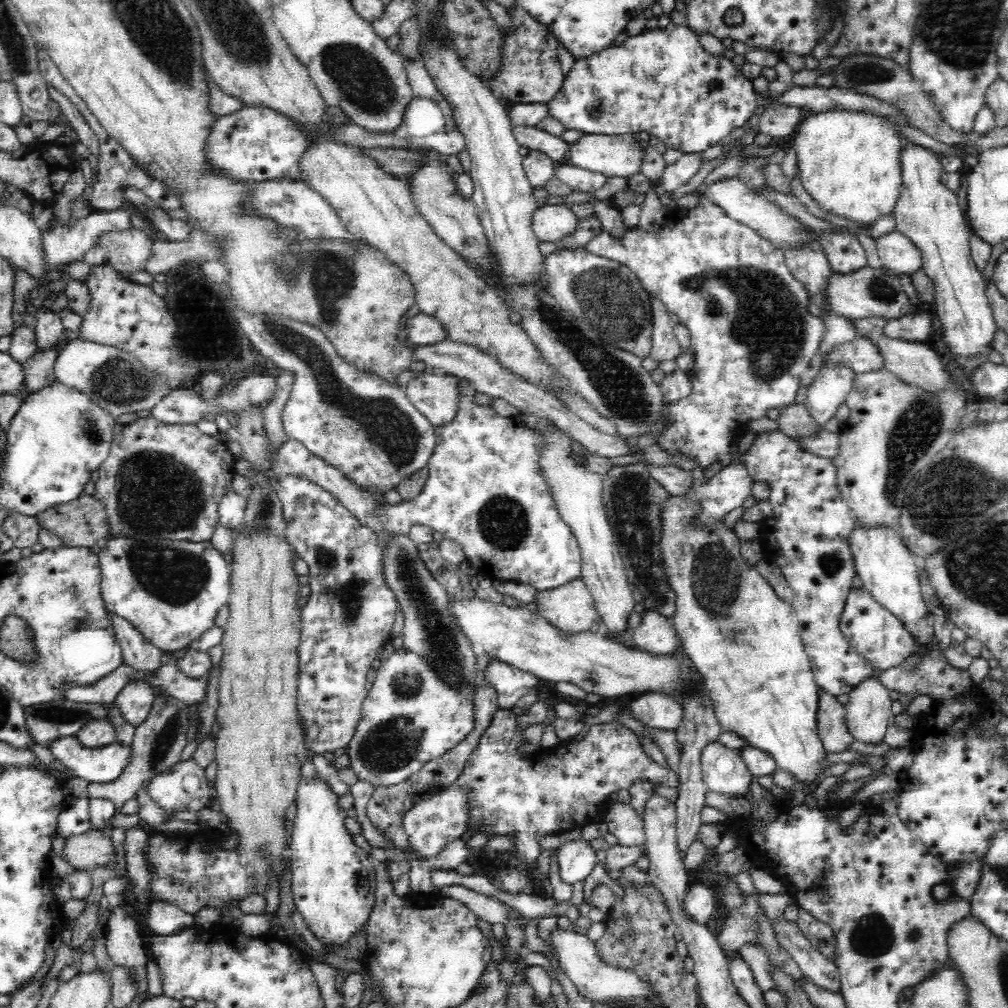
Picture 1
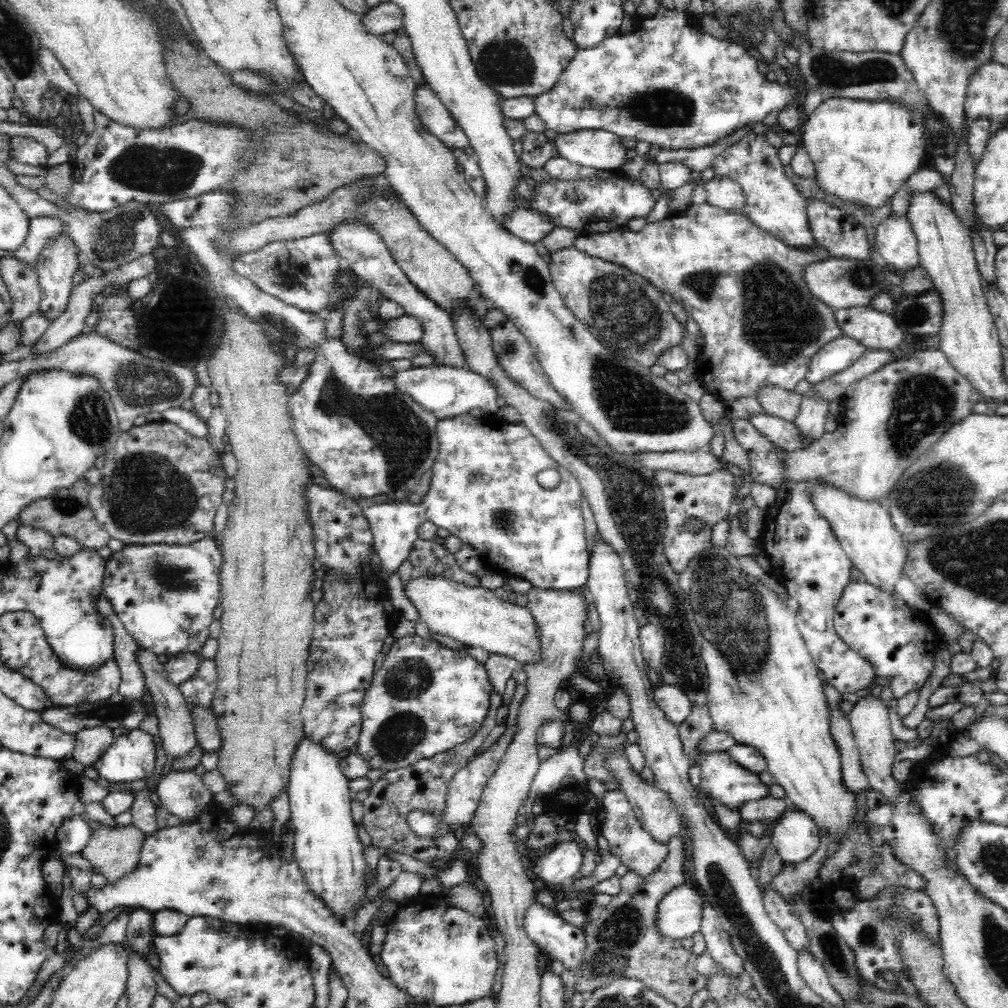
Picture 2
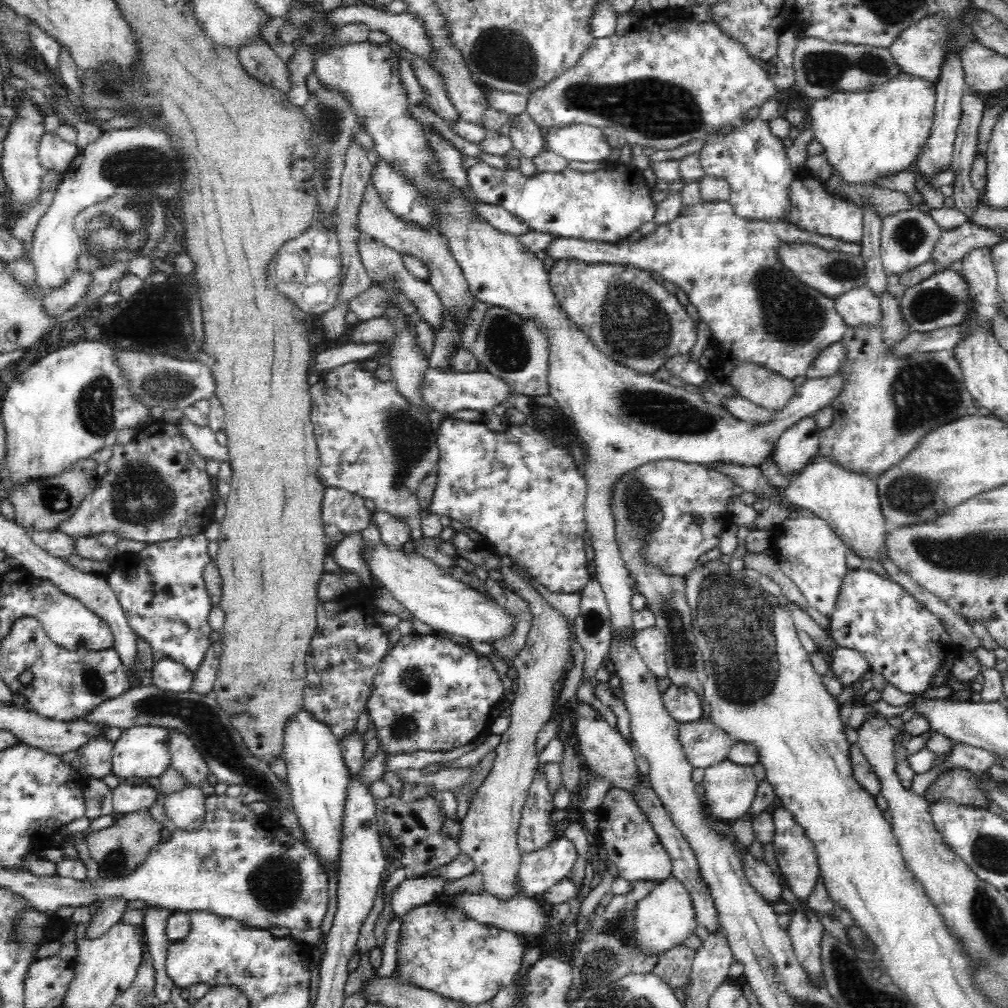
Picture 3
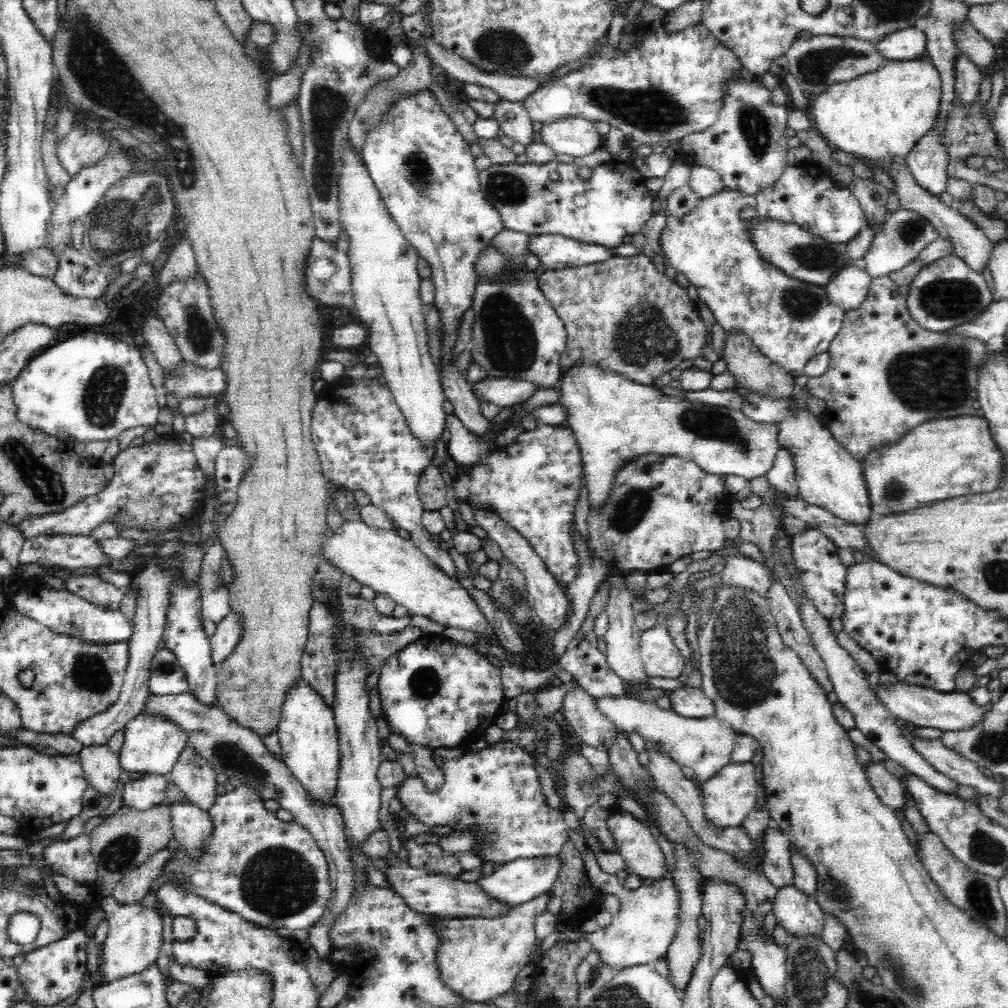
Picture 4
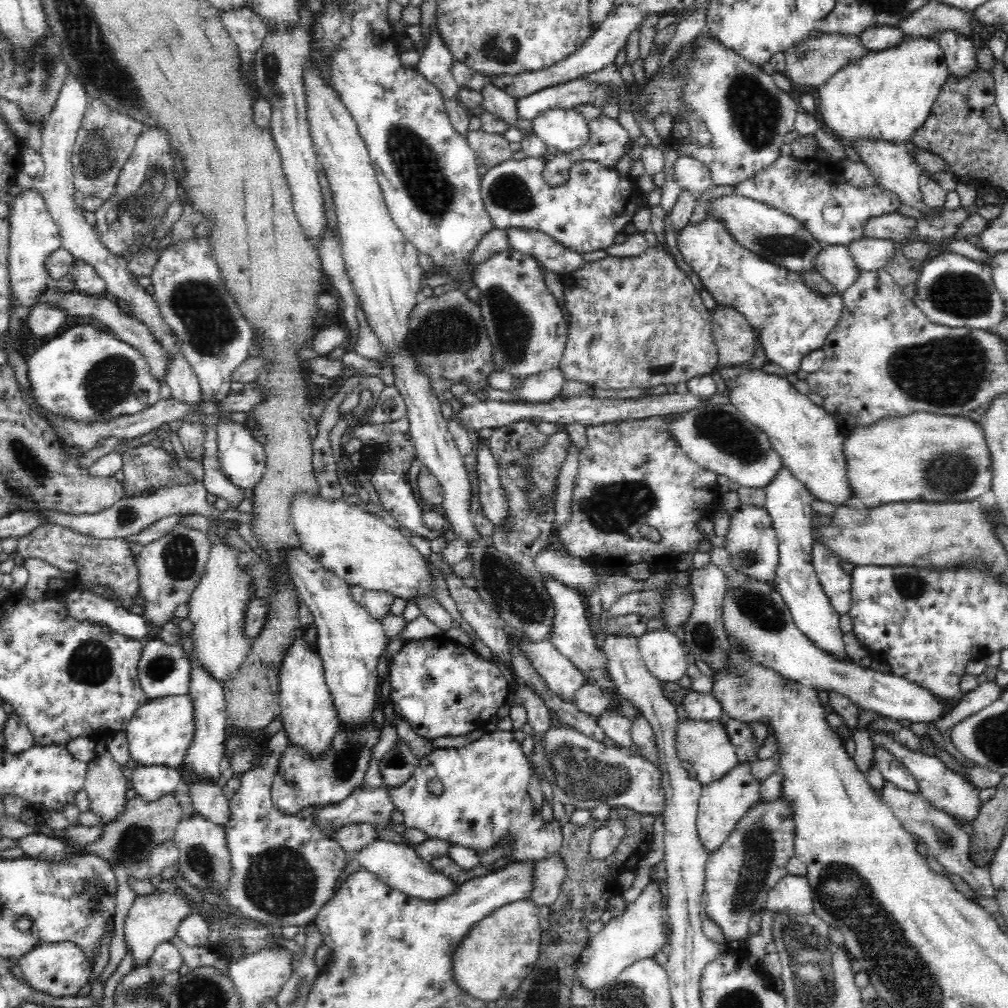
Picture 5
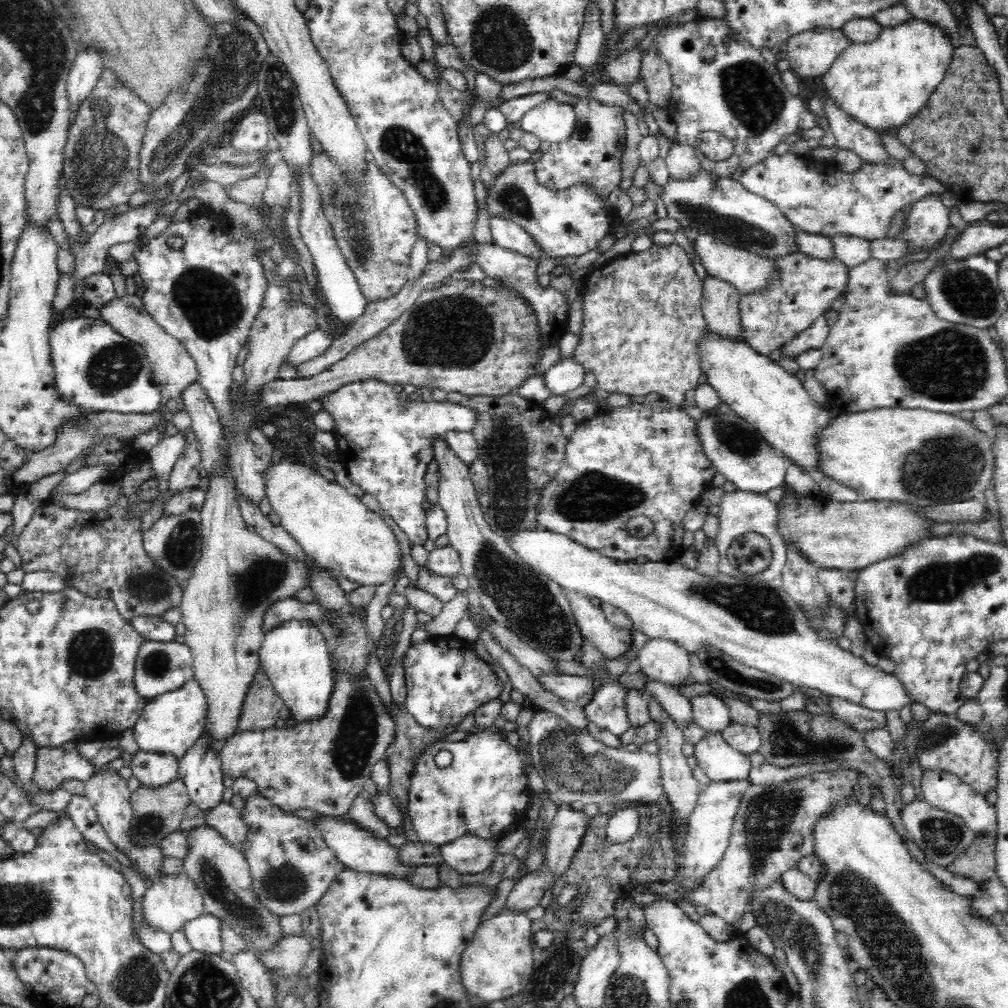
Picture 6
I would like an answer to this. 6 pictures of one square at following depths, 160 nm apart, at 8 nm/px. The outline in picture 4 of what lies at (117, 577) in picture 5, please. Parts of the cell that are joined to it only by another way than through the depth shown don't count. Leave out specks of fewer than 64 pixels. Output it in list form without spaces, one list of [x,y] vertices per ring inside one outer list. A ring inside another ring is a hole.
[[[40,535],[26,538],[18,562],[23,564],[51,564],[60,568],[99,568],[112,562],[104,557],[92,537],[80,535]]]

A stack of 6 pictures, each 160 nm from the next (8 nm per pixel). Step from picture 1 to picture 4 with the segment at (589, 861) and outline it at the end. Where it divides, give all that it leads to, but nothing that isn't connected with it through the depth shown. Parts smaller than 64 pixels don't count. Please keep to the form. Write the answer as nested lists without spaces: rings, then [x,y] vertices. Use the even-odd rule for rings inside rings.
[[[559,855],[550,857],[516,858],[512,862],[499,864],[495,872],[477,881],[483,893],[506,905],[521,905],[537,896],[550,893],[561,872]]]

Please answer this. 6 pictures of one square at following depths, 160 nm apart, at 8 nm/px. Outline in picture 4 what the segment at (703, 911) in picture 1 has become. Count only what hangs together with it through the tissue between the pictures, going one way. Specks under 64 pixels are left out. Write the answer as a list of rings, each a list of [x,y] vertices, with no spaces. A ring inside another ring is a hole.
[[[626,795],[619,797],[617,804],[621,806],[622,810],[630,812],[650,826],[650,832],[657,837],[656,840],[666,858],[668,875],[665,878],[654,881],[651,886],[642,885],[638,890],[630,892],[621,886],[614,874],[606,874],[598,867],[594,854],[587,846],[587,842],[584,837],[578,835],[576,830],[569,833],[569,840],[576,845],[582,855],[584,868],[591,886],[594,886],[604,895],[610,893],[616,895],[620,901],[619,913],[612,918],[611,924],[607,928],[586,934],[585,939],[591,944],[595,952],[599,954],[600,961],[603,964],[614,969],[625,969],[629,966],[646,963],[653,964],[657,959],[665,956],[678,928],[680,899],[678,889],[674,885],[673,870],[676,868],[676,859],[674,859],[673,855],[674,847],[671,846],[671,843],[656,827],[652,827],[656,825],[653,825],[646,812],[635,800]]]

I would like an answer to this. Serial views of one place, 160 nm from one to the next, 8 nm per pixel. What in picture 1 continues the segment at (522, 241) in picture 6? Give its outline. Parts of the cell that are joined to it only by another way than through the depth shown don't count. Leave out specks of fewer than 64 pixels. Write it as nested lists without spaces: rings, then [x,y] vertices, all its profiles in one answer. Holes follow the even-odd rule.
[[[700,196],[699,201],[692,208],[691,210],[684,210],[683,213],[678,214],[678,218],[676,221],[667,221],[663,226],[662,229],[658,231],[658,233],[650,233],[650,232],[644,232],[644,230],[641,230],[639,227],[630,228],[630,230],[627,231],[625,235],[620,236],[620,238],[615,239],[613,235],[609,233],[609,231],[602,230],[598,235],[595,235],[590,242],[587,242],[584,244],[584,246],[581,247],[575,247],[574,249],[582,248],[586,249],[586,251],[593,255],[598,255],[603,258],[608,258],[609,260],[618,262],[620,264],[625,265],[630,269],[630,271],[639,279],[641,282],[641,286],[645,289],[646,292],[654,295],[657,297],[665,306],[666,309],[670,312],[678,316],[680,318],[680,323],[686,329],[688,329],[688,332],[690,333],[691,337],[691,345],[690,347],[693,350],[694,355],[694,364],[688,372],[688,377],[690,377],[690,387],[692,387],[692,390],[690,392],[689,396],[686,396],[685,398],[682,398],[681,400],[678,400],[677,402],[672,403],[669,406],[669,413],[668,413],[668,424],[665,426],[665,428],[656,436],[656,445],[658,447],[664,449],[664,453],[668,453],[672,456],[676,455],[684,455],[684,457],[688,457],[688,459],[692,459],[694,461],[694,465],[696,465],[696,474],[701,475],[704,470],[712,466],[712,464],[719,463],[721,465],[721,468],[724,468],[725,466],[728,466],[730,463],[734,462],[734,457],[732,457],[732,451],[731,448],[734,446],[734,443],[736,443],[738,437],[740,436],[740,433],[744,430],[748,429],[749,423],[752,422],[752,420],[758,420],[760,418],[767,417],[768,411],[770,409],[781,409],[781,408],[788,408],[788,406],[794,406],[795,399],[798,392],[798,387],[801,385],[801,374],[808,368],[810,360],[812,360],[812,357],[818,353],[818,350],[820,349],[821,345],[821,339],[824,337],[825,332],[825,324],[821,320],[820,317],[812,315],[810,312],[808,312],[808,304],[809,304],[809,292],[806,291],[806,288],[803,283],[793,278],[793,275],[788,271],[787,264],[785,263],[785,253],[784,251],[781,251],[778,249],[778,247],[775,247],[773,243],[769,243],[766,241],[765,238],[762,238],[761,235],[757,233],[757,231],[752,230],[749,226],[743,225],[741,222],[738,222],[734,220],[733,218],[730,218],[725,212],[723,208],[720,208],[717,204],[714,204],[710,202],[705,196]]]

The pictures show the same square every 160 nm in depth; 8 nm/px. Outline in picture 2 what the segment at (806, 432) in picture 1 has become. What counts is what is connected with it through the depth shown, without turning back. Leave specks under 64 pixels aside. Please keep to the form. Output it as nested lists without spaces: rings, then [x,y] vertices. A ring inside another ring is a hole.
[[[764,387],[758,401],[769,415],[793,422],[800,410],[802,397],[778,387]]]

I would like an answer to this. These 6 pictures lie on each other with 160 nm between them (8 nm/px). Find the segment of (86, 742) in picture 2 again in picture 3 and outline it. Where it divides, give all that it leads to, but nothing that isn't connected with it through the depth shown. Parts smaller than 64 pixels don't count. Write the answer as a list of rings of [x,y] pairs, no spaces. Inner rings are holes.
[[[104,733],[98,734],[77,751],[88,777],[100,780],[111,773],[112,752],[113,744],[105,738]]]

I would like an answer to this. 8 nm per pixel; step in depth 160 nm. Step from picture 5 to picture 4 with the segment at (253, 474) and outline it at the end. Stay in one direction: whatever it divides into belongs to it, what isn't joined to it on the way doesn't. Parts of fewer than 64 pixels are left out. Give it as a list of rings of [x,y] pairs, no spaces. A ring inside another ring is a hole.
[[[223,447],[215,462],[215,482],[224,490],[236,489],[250,468],[250,459],[240,447]]]

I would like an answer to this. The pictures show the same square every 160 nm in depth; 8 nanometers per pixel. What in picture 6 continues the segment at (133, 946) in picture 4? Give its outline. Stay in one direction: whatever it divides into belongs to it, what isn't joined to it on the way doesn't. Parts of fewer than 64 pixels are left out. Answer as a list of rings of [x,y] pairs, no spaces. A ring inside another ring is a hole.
[[[183,873],[179,876],[165,875],[146,888],[142,898],[142,921],[154,929],[172,935],[185,925],[190,919],[198,918],[206,912],[201,893],[197,890],[193,880]]]

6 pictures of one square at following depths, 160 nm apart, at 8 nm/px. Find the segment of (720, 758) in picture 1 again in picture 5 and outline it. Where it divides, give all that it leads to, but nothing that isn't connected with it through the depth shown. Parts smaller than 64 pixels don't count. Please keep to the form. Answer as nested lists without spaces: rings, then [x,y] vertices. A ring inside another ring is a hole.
[[[742,762],[733,767],[723,778],[702,786],[697,811],[697,831],[708,853],[720,848],[722,842],[734,830],[736,824],[759,802],[761,782],[752,776],[753,762]]]

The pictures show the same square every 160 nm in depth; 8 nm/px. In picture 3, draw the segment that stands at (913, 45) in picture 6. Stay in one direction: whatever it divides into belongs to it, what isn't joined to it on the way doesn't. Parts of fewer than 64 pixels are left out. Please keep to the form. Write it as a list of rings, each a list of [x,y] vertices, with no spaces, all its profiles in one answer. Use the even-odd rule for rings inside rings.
[[[900,73],[885,83],[875,84],[866,91],[838,91],[828,98],[815,99],[809,110],[811,128],[815,138],[823,148],[823,154],[832,167],[833,174],[848,184],[874,185],[884,176],[902,170],[913,170],[918,155],[922,152],[931,133],[935,111],[936,89],[908,73]]]

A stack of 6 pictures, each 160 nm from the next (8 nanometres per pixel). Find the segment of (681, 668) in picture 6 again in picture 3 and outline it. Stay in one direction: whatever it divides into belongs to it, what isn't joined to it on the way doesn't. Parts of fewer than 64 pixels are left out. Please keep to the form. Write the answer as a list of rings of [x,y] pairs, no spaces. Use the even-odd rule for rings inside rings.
[[[656,626],[645,628],[635,634],[635,645],[648,665],[651,673],[658,678],[666,676],[664,636]]]

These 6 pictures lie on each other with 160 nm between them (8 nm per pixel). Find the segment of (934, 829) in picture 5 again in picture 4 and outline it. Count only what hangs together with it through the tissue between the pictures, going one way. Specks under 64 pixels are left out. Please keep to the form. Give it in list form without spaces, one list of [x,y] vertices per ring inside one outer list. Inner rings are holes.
[[[871,760],[864,768],[866,779],[869,780],[880,801],[893,810],[898,808],[904,810],[905,798],[901,780],[888,772],[882,761]]]

